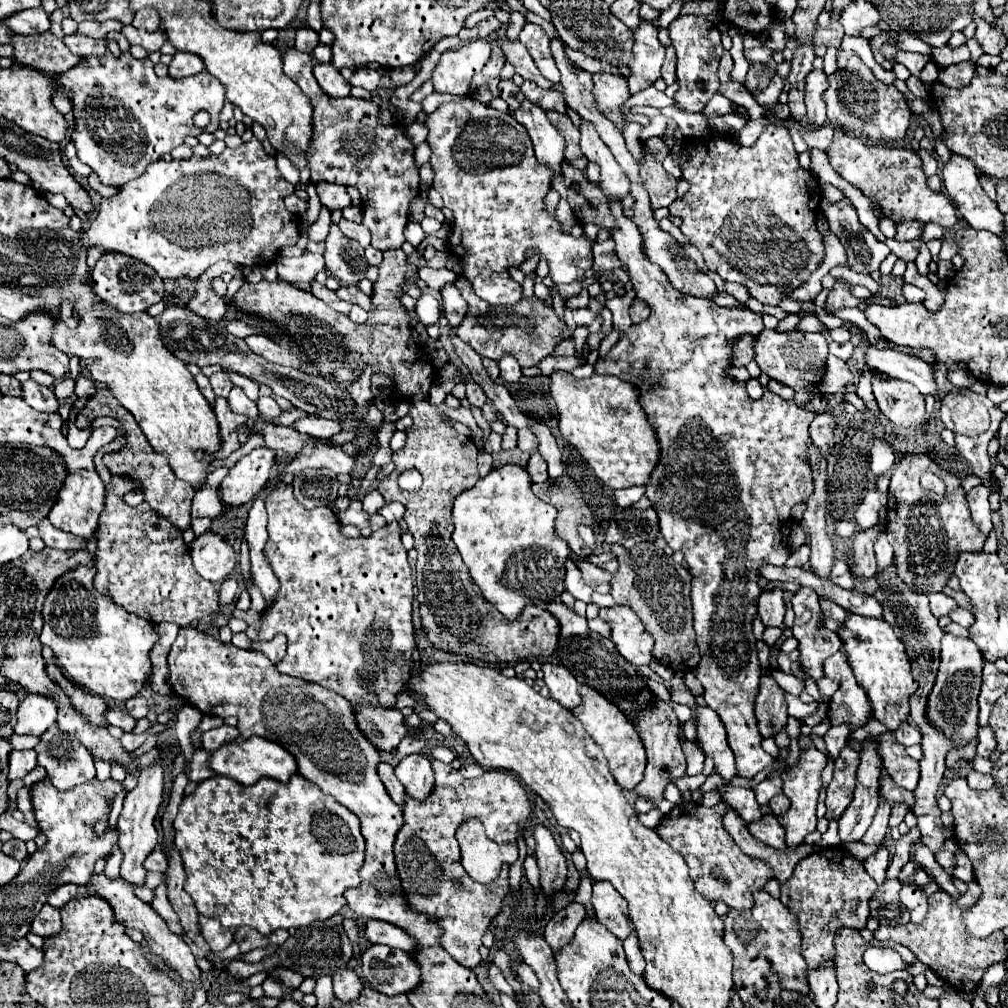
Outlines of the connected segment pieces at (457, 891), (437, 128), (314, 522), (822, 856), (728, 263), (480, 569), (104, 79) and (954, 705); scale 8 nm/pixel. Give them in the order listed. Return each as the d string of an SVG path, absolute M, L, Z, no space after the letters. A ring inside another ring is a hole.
M432 761L436 777L448 777L446 785L436 785L434 793L418 803L406 799L404 825L396 835L394 859L398 877L402 881L404 897L410 909L424 913L430 921L442 927L440 945L464 967L474 969L480 963L478 949L482 947L482 937L492 923L492 919L502 911L506 895L514 895L514 907L522 901L522 889L514 891L510 887L510 865L502 865L496 881L490 885L476 883L468 877L461 863L460 849L456 841L456 829L470 817L480 815L488 839L496 843L516 841L520 823L524 823L532 811L528 791L516 781L508 771L486 771L478 779L464 779L460 771L442 761ZM424 889L440 889L436 895L424 895Z
M464 97L462 101L442 103L428 115L424 125L430 131L428 145L432 149L430 165L434 169L434 189L440 191L444 207L454 213L450 247L464 263L464 277L472 283L478 297L490 305L518 303L522 295L520 283L516 283L506 269L518 267L524 261L524 251L530 247L538 249L546 257L554 283L572 283L584 277L584 273L592 267L592 241L584 233L580 237L562 233L558 221L546 211L544 197L550 191L550 169L536 163L530 137L512 113L502 113L490 105Z
M276 483L264 503L268 511L268 543L264 547L264 557L278 577L280 589L274 603L262 611L258 641L270 641L278 633L288 637L288 653L276 663L278 673L318 683L340 693L350 703L378 705L384 709L394 707L396 695L408 687L412 655L416 651L412 627L414 585L398 523L388 523L370 537L348 539L340 533L340 521L330 507L304 509L294 499L292 485ZM398 655L406 657L404 665L396 665Z
M842 845L820 849L802 859L790 881L782 883L780 901L798 915L802 931L802 955L808 969L818 967L826 959L834 959L834 937L840 925L862 929L866 925L868 901L876 891L876 881L866 873L862 863L854 859Z
M764 125L754 147L734 143L728 133L704 129L690 143L690 157L682 165L682 179L690 183L690 189L670 205L670 213L682 219L680 229L702 251L708 271L718 273L724 281L744 285L760 303L778 305L784 295L798 289L822 265L824 243L816 227L822 189L812 173L798 165L798 153L786 127Z
M504 465L498 469L492 469L486 477L478 479L478 483L460 493L454 501L452 509L452 521L454 521L454 533L452 539L470 569L470 575L474 583L480 587L482 595L506 617L512 619L520 617L522 609L530 603L550 603L556 601L564 591L564 561L568 559L570 547L566 541L562 541L554 531L554 519L556 509L544 501L540 501L532 489L532 481L526 469L518 465Z
M110 51L104 53L104 55L86 57L86 61L82 61L82 65L78 65L76 69L70 69L70 73L62 73L62 75L54 77L54 87L56 87L56 93L68 93L68 97L70 97L70 101L72 101L74 121L76 121L74 131L72 131L72 141L74 141L74 145L76 145L78 159L80 159L82 163L90 165L92 171L98 173L98 177L100 177L100 181L102 181L104 185L114 185L114 187L120 187L120 185L124 185L124 183L128 183L128 181L140 177L140 175L144 173L144 169L146 169L150 163L158 161L164 153L170 153L174 147L182 145L182 143L184 143L184 137L188 137L188 135L200 135L200 133L204 132L206 129L207 132L214 133L219 128L220 121L218 121L218 115L220 115L220 111L222 111L224 106L224 101L226 101L226 89L224 89L224 85L220 85L220 81L218 81L216 77L212 77L210 73L200 71L198 75L184 77L184 79L158 77L158 75L154 73L154 63L152 63L150 59L134 59L134 57L130 55L130 51L120 53L120 57L114 57ZM198 111L208 111L208 113L210 113L210 123L206 128L201 129L194 125L194 119L192 119L192 117L194 117Z
M952 633L942 637L942 661L936 677L936 685L928 699L928 719L946 733L948 739L972 741L978 735L978 693L982 683L984 657L982 651L968 637L956 637Z

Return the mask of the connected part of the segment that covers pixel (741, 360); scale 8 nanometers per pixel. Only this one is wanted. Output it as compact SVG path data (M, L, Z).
M740 337L734 343L734 357L730 357L730 363L734 367L746 367L754 359L754 339L752 337Z

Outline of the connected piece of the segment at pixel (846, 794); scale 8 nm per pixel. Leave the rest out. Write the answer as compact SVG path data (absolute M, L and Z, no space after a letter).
M844 747L836 757L834 777L826 787L826 819L840 817L852 801L854 781L856 781L856 767L860 757L854 749Z

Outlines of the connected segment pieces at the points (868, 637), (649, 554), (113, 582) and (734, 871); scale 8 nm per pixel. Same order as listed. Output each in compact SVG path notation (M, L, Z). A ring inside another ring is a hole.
M854 613L846 617L846 625L838 631L838 635L842 639L856 681L864 687L868 695L872 717L886 725L888 731L896 731L900 723L908 719L910 695L918 689L918 683L912 679L910 661L906 657L906 651L902 649L902 641L898 641L898 637L884 619L872 619Z
M652 543L636 545L634 549L612 547L618 559L618 571L612 577L612 597L618 605L630 607L646 625L646 631L654 637L656 645L652 655L658 663L672 671L690 671L698 665L700 653L692 629L692 605L690 605L690 571L676 563L670 555L654 547Z
M112 475L98 527L96 589L104 595L108 593L108 597L128 613L144 617L150 623L174 621L178 627L195 625L200 617L212 615L212 605L206 605L206 601L212 601L214 583L204 581L196 573L184 539L180 537L182 533L178 533L170 521L154 513L146 503L132 509L122 501L128 489L130 483L126 477Z
M684 801L672 807L670 813L664 815L656 833L670 843L672 849L682 853L690 867L690 877L694 887L708 901L722 901L730 909L746 911L754 907L754 893L762 891L768 879L774 879L770 865L758 861L754 857L746 857L742 849L734 843L734 839L722 827L722 815L726 813L726 805L718 803L716 807L704 807L694 801Z

